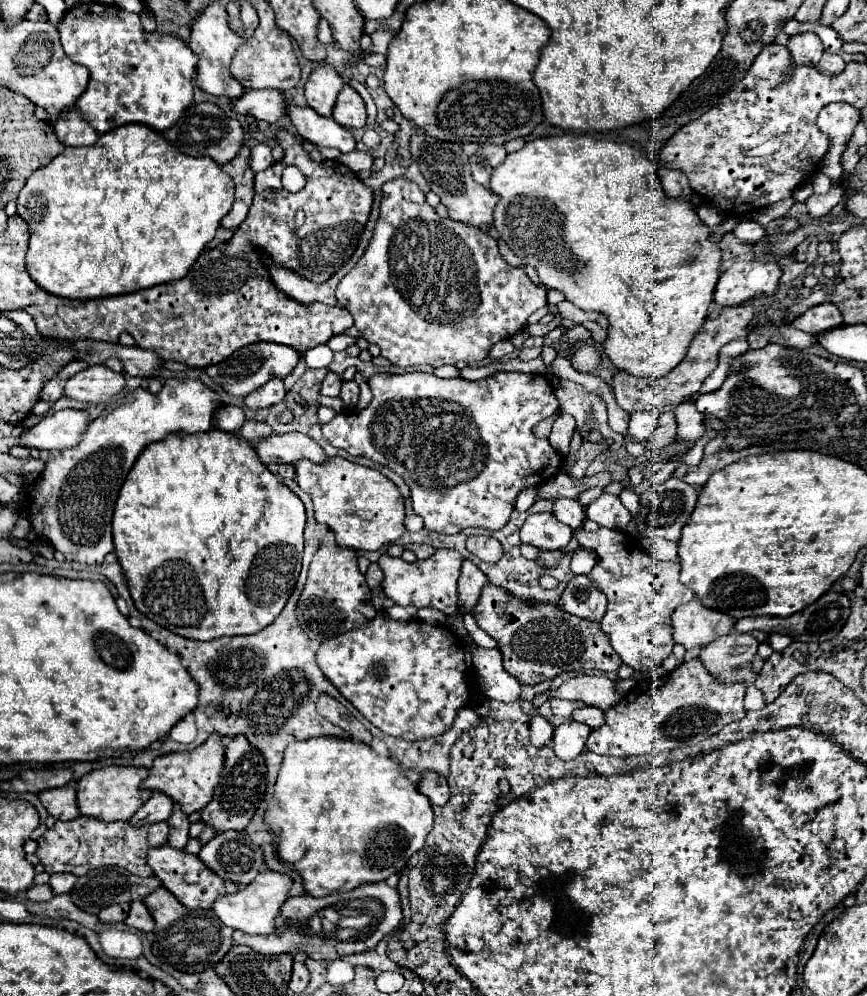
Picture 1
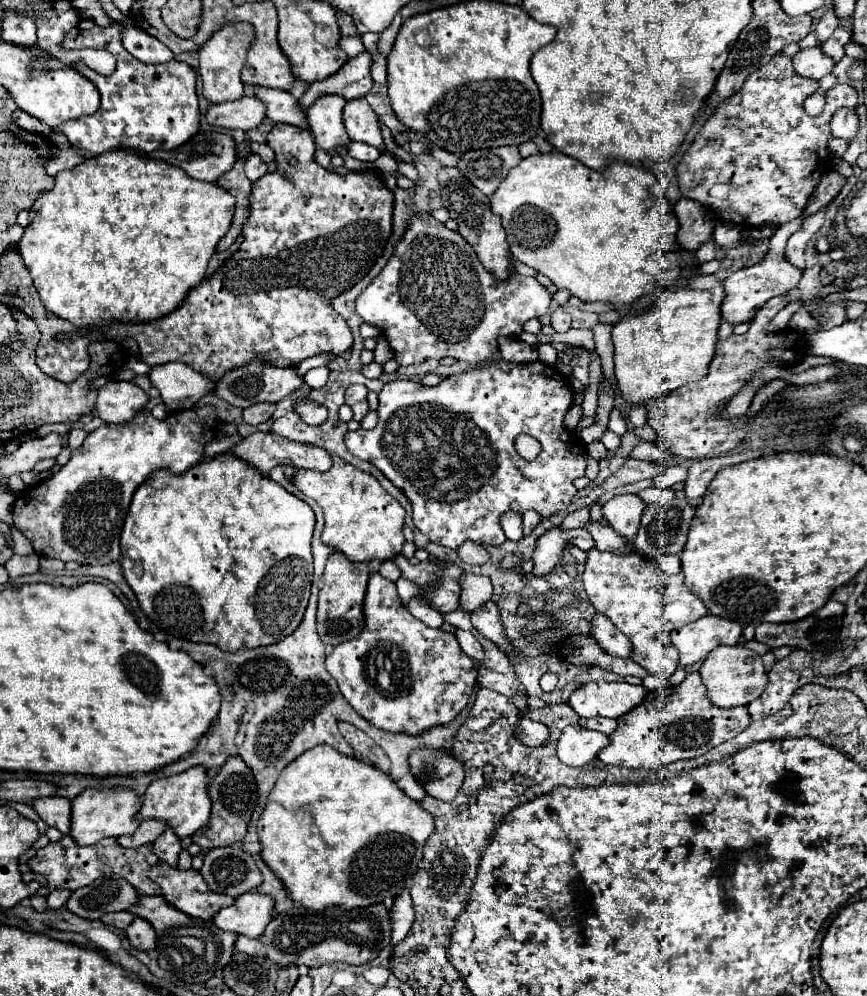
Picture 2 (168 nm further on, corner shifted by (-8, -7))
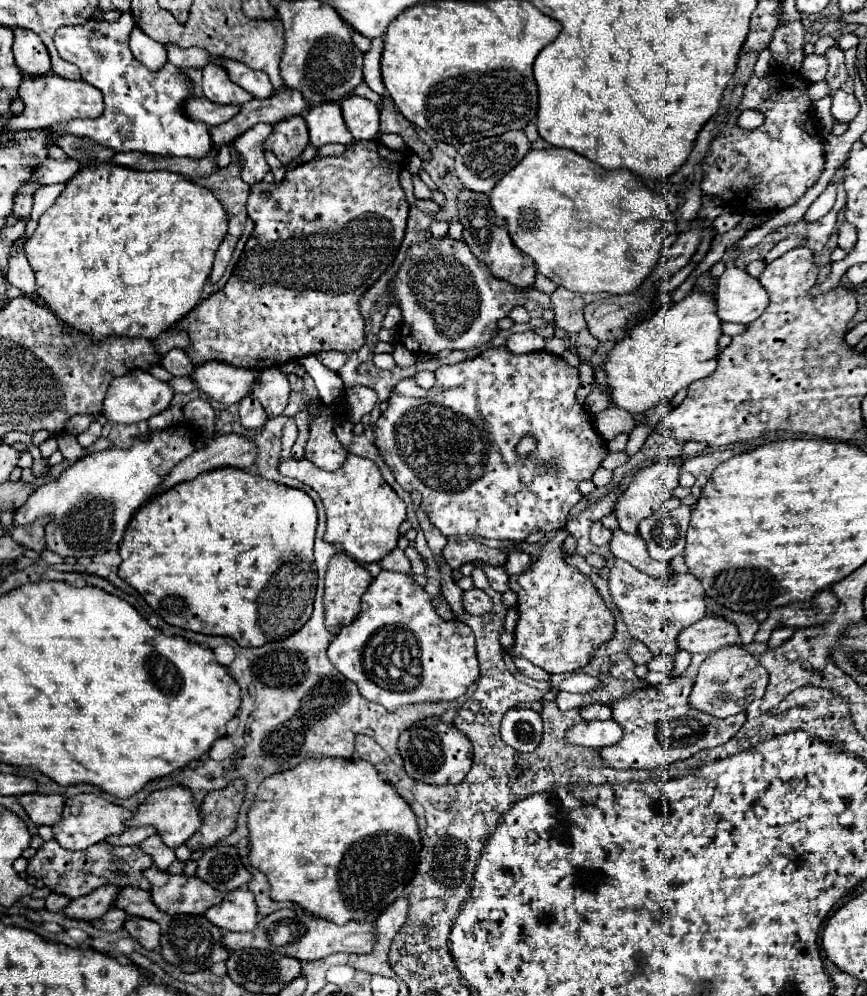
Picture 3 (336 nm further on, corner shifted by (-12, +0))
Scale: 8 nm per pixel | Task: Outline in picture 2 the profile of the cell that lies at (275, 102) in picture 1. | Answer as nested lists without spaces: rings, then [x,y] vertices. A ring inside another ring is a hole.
[[[244,97],[232,103],[218,103],[210,105],[206,111],[206,121],[210,125],[226,127],[226,129],[254,129],[262,125],[266,119],[264,103],[256,97]]]

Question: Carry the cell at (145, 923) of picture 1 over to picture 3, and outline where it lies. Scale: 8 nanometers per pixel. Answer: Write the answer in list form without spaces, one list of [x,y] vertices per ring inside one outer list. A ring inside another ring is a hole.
[[[130,916],[124,924],[124,928],[130,932],[134,940],[140,942],[146,950],[156,950],[160,946],[160,928],[156,922],[140,916]]]

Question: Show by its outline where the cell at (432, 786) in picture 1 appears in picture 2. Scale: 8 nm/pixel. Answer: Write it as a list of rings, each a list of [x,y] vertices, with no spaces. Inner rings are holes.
[[[418,747],[410,757],[410,771],[416,783],[440,801],[452,801],[462,787],[462,763],[450,751],[432,751]]]

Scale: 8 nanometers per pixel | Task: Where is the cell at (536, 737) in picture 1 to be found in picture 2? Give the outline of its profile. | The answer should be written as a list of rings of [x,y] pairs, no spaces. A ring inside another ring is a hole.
[[[522,717],[516,725],[514,735],[520,743],[526,743],[528,747],[540,747],[548,741],[548,727],[542,723],[536,723],[528,717]]]

